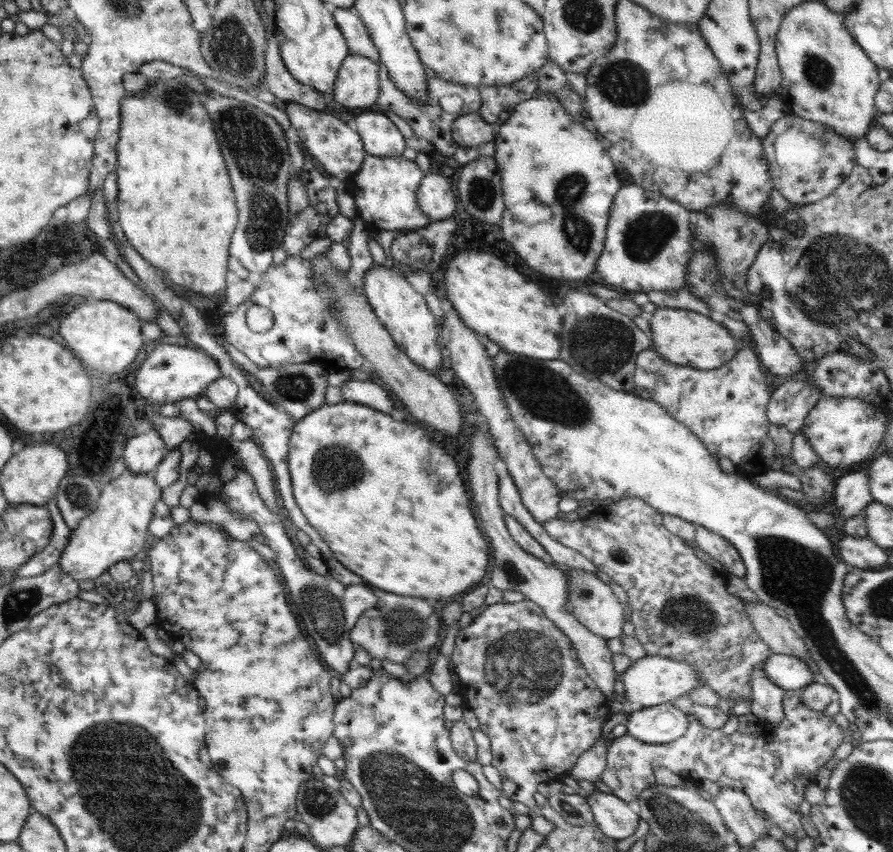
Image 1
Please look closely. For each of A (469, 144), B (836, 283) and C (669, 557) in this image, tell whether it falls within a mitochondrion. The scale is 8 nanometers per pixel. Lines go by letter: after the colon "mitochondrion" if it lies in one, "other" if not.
A: other
B: mitochondrion
C: other

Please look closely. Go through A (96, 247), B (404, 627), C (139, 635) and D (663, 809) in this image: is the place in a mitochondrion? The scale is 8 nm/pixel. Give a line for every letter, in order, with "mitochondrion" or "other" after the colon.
A: other
B: mitochondrion
C: other
D: mitochondrion

